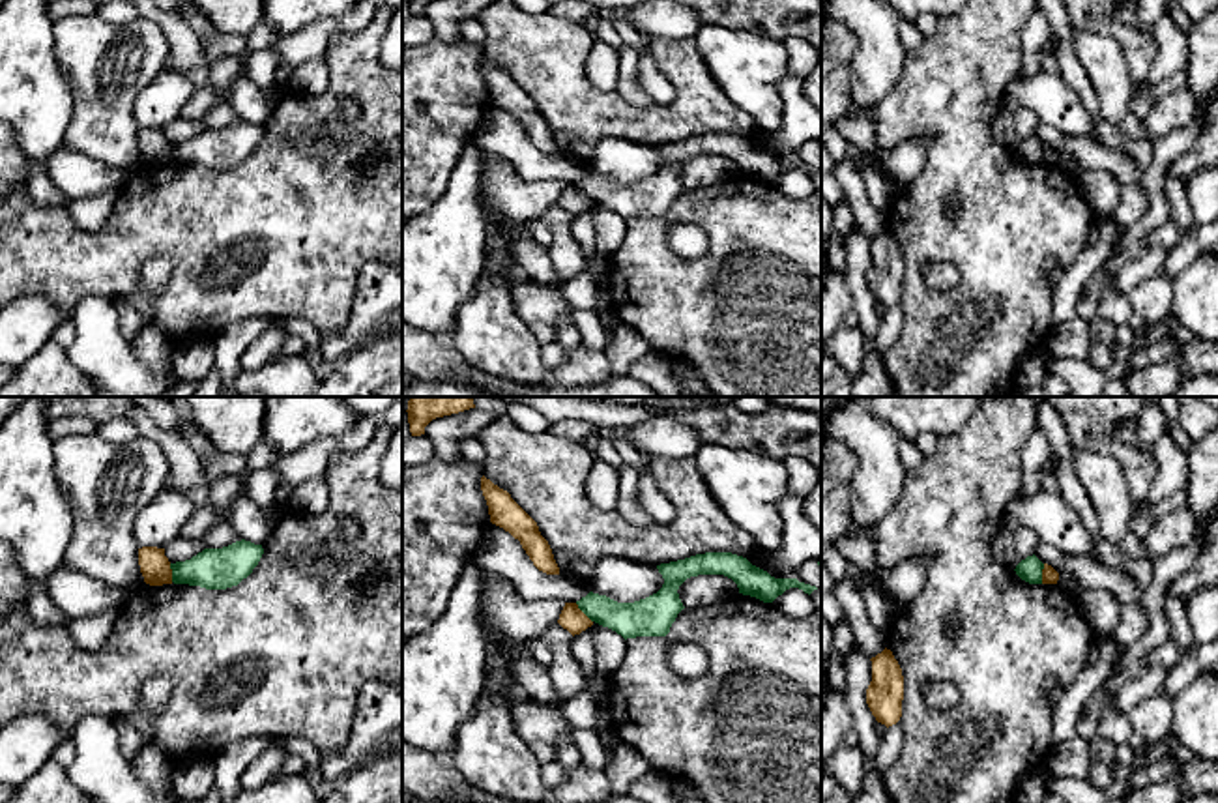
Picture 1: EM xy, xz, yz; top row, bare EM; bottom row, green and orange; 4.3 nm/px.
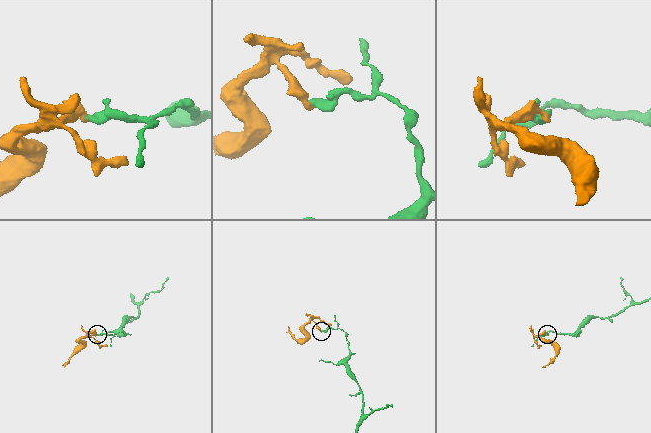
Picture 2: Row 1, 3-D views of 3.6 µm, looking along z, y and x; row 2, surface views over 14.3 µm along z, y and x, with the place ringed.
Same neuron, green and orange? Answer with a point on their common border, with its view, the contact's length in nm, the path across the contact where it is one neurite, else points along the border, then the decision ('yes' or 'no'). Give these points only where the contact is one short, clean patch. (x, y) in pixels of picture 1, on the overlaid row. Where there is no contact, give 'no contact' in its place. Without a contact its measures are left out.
contact yz (1041, 573); length 90 nm; border yz (1044, 564), (1041, 583); no

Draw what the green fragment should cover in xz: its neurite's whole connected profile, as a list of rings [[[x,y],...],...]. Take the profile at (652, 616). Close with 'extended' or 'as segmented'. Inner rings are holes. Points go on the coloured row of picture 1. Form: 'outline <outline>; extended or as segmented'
outline [[[732,552],[696,554],[660,563],[657,569],[664,584],[645,599],[617,603],[606,595],[589,591],[576,605],[591,621],[616,631],[627,640],[636,636],[666,636],[677,614],[685,608],[677,590],[690,577],[724,575],[737,584],[739,593],[763,603],[773,603],[790,588],[799,588],[808,595],[818,590],[797,578],[775,578],[767,571],[752,565],[747,558]]]; as segmented

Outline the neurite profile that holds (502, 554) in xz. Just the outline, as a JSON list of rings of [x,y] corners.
[[[488,524],[473,563],[481,573],[492,573],[507,580],[526,601],[558,599],[576,603],[589,593],[584,584],[571,582],[561,573],[546,575],[539,571],[520,541],[496,524]]]

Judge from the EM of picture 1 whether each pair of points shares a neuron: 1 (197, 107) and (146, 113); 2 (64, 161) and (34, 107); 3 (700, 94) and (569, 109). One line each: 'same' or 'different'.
1: different
2: different
3: same

